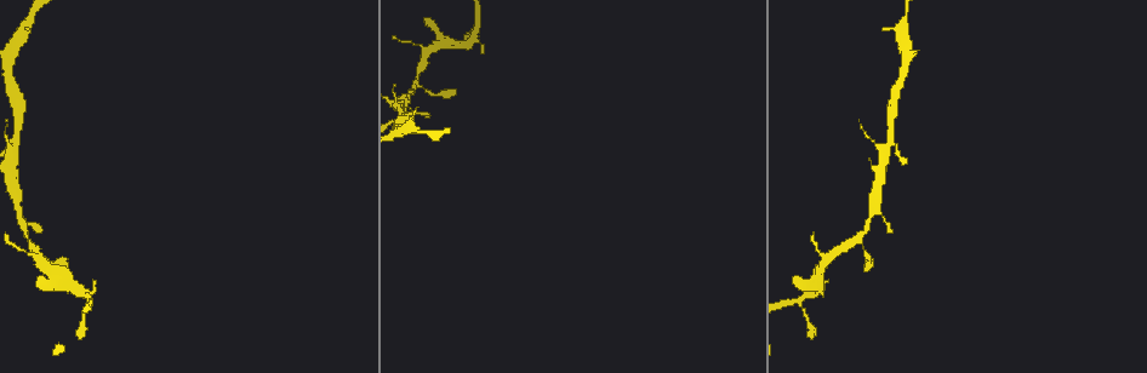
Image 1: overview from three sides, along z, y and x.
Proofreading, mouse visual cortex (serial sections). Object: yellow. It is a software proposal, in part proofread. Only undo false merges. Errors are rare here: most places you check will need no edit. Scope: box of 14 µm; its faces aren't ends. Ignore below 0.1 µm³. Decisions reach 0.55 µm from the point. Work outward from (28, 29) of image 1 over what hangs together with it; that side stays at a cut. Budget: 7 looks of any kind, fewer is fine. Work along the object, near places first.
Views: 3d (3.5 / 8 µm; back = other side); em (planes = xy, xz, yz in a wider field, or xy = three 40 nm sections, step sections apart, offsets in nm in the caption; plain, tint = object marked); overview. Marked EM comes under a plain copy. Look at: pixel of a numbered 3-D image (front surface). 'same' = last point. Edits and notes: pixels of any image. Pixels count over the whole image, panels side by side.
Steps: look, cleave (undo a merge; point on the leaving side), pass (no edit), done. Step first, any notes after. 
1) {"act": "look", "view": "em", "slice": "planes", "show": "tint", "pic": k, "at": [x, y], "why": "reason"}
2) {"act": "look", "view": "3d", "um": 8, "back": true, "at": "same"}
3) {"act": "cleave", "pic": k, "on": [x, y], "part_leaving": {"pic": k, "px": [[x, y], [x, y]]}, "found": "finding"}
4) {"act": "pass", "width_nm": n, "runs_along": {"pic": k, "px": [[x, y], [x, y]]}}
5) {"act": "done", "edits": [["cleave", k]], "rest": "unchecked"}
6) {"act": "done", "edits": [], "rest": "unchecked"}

{"act": "look", "view": "3d", "um": 8, "pic": 1, "at": [14, 47], "why": "a fork"}

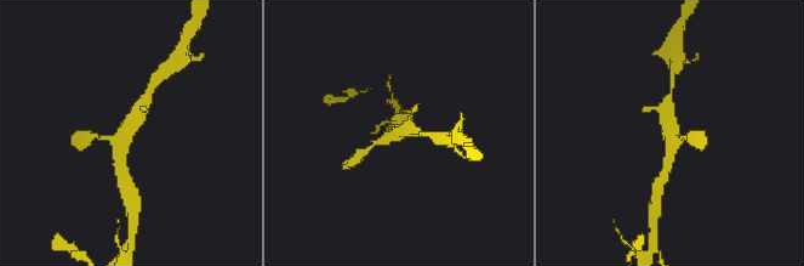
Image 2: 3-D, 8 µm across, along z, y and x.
{"act": "look", "view": "em", "slice": "xy", "step": 5, "show": "tint", "pic": 2, "at": [668, 133]}

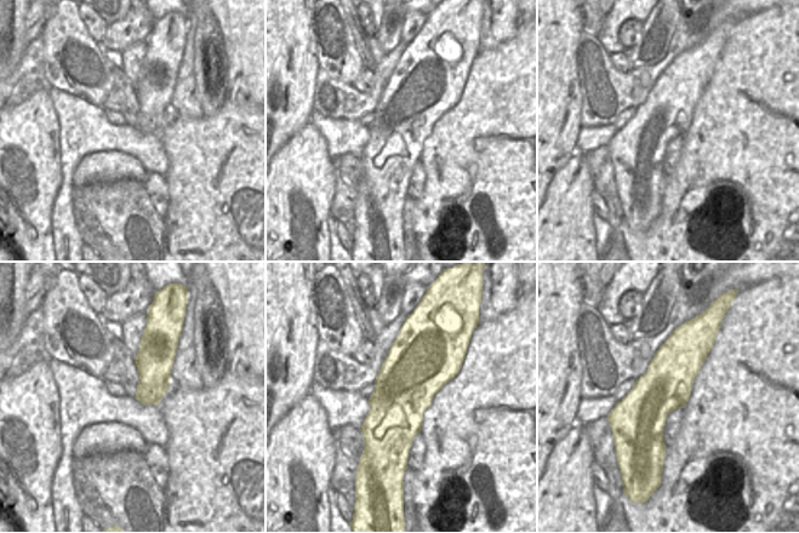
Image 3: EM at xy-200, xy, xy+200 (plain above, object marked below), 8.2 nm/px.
{"act": "pass", "arm_widths_nm": [150, 300, 350], "found": "continuous, no second cell"}

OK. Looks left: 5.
{"act": "look", "view": "3d", "um": 3.5, "pic": 1, "at": [892, 143], "why": "branch point"}

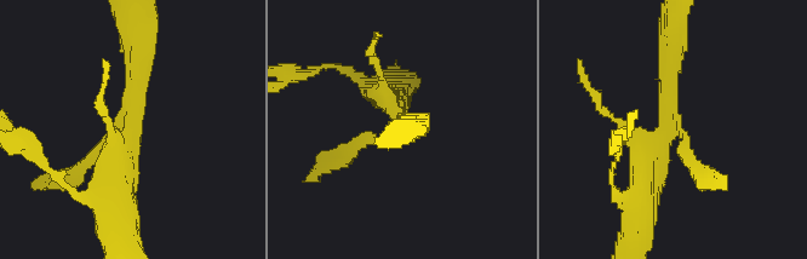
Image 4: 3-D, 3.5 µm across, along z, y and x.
{"act": "look", "view": "em", "slice": "xy", "step": 1, "show": "tint", "pic": 4, "at": [666, 124]}

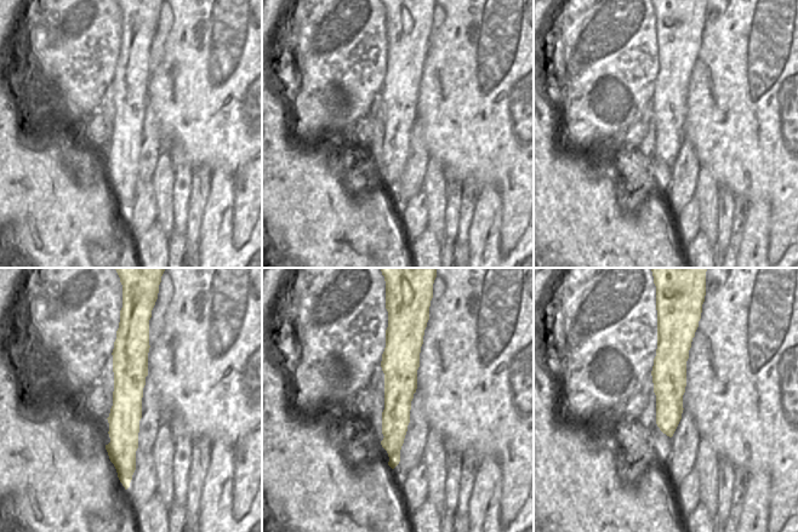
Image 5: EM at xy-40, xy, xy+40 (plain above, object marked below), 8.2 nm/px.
{"act": "pass", "width_nm": 280, "runs_along": {"pic": 5, "px": [[135, 341], [119, 467]]}, "found": "continuous, no second cell"}

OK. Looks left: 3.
{"act": "look", "view": "3d", "um": 3.5, "pic": 1, "at": [90, 295], "why": "abrupt turn"}

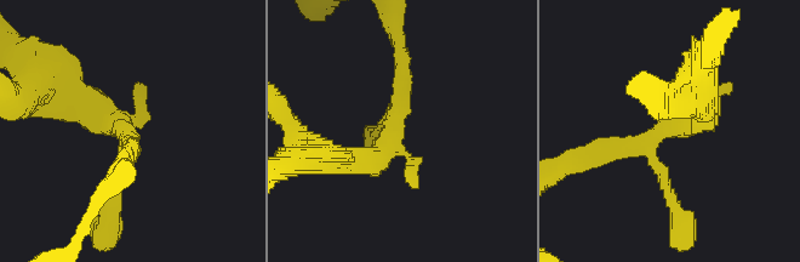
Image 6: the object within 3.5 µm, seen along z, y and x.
{"act": "look", "view": "em", "slice": "planes", "show": "tint", "pic": 6, "at": [126, 127], "why": "need the tissue"}

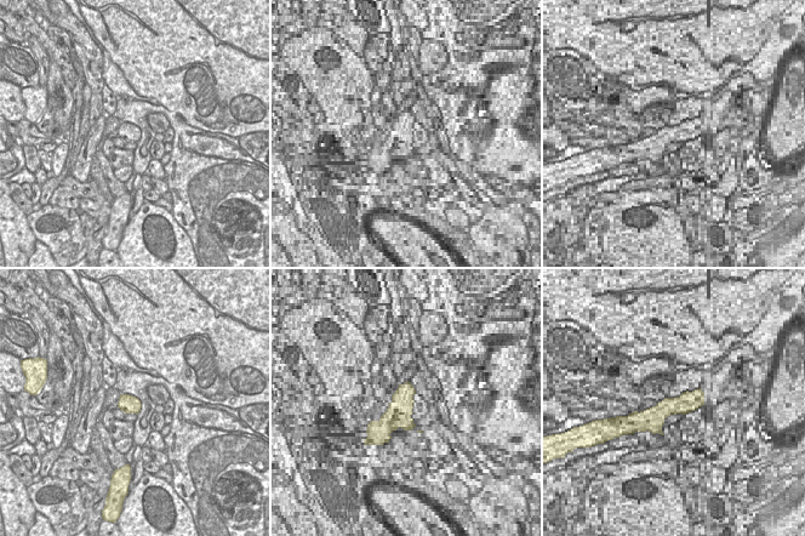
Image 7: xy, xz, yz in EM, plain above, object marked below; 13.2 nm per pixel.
{"act": "pass", "found": "all the same cell"}

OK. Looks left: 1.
{"act": "done", "edits": [], "rest": "unchecked"}

